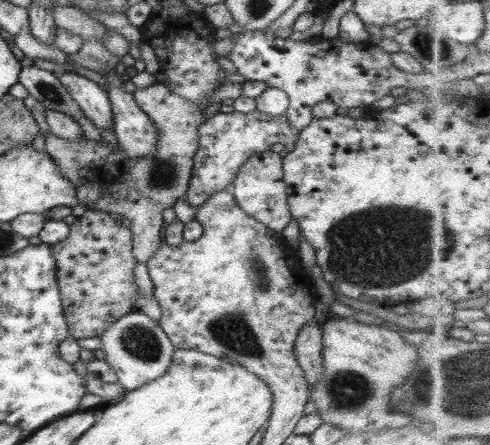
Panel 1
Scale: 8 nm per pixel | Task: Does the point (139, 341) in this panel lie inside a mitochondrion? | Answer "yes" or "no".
yes

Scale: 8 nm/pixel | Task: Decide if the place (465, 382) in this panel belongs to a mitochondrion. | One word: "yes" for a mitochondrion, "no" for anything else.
yes

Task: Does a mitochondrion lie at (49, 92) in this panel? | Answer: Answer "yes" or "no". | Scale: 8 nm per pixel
yes

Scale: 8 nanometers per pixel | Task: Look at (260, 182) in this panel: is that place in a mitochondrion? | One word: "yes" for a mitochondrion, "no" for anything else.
no

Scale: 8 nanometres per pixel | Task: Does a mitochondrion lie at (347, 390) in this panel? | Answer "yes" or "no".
yes

